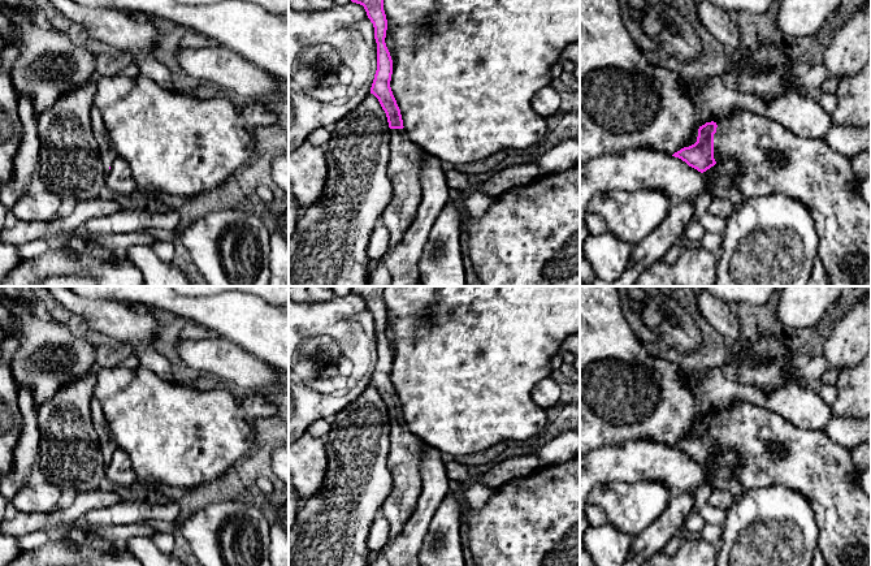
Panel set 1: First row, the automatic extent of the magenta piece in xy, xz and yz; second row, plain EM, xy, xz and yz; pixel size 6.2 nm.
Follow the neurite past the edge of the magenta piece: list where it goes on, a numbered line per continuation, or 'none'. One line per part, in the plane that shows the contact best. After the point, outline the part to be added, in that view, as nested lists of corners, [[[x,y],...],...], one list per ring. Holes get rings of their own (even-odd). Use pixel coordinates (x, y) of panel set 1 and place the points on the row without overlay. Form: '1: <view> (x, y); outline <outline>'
1: yz (823, 471); outline [[[741,401],[716,414],[714,450],[716,454],[733,450],[740,455],[734,470],[745,492],[768,485],[784,485],[801,492],[810,502],[819,528],[818,550],[828,566],[871,566],[871,502],[861,491],[863,475],[852,461],[850,449],[833,444],[823,431],[802,429],[766,407]]]

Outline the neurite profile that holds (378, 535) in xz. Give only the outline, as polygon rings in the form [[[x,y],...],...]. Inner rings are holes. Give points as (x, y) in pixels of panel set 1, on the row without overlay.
[[[376,518],[370,526],[367,539],[367,546],[369,552],[380,553],[386,543],[390,540],[390,524],[384,518]]]

